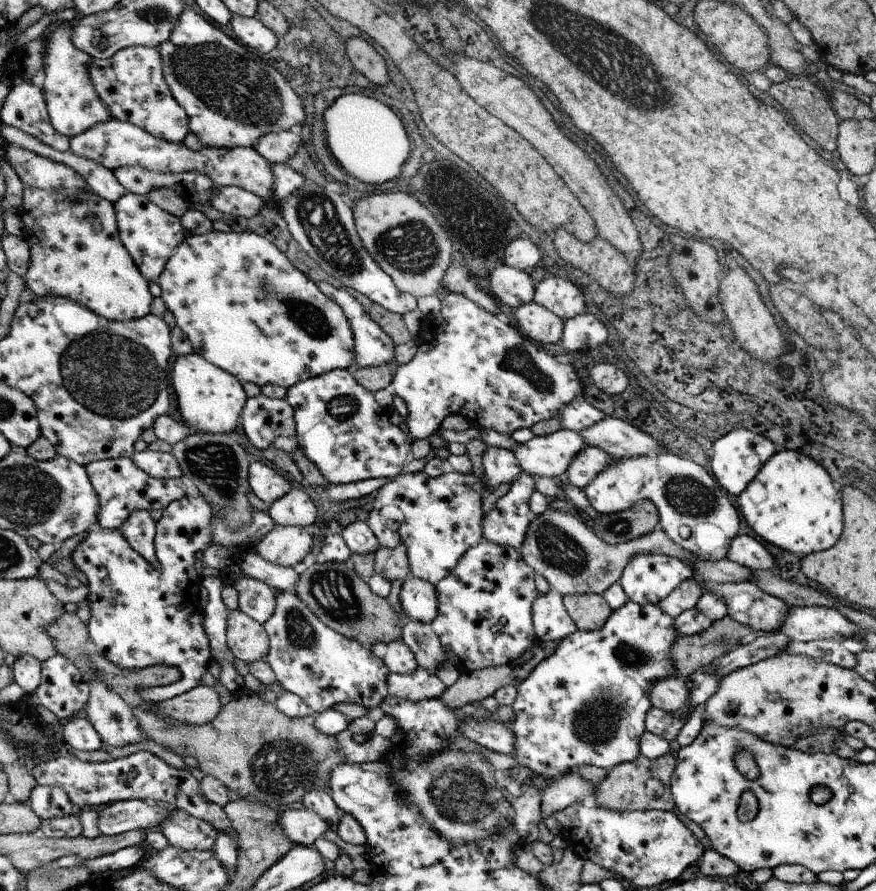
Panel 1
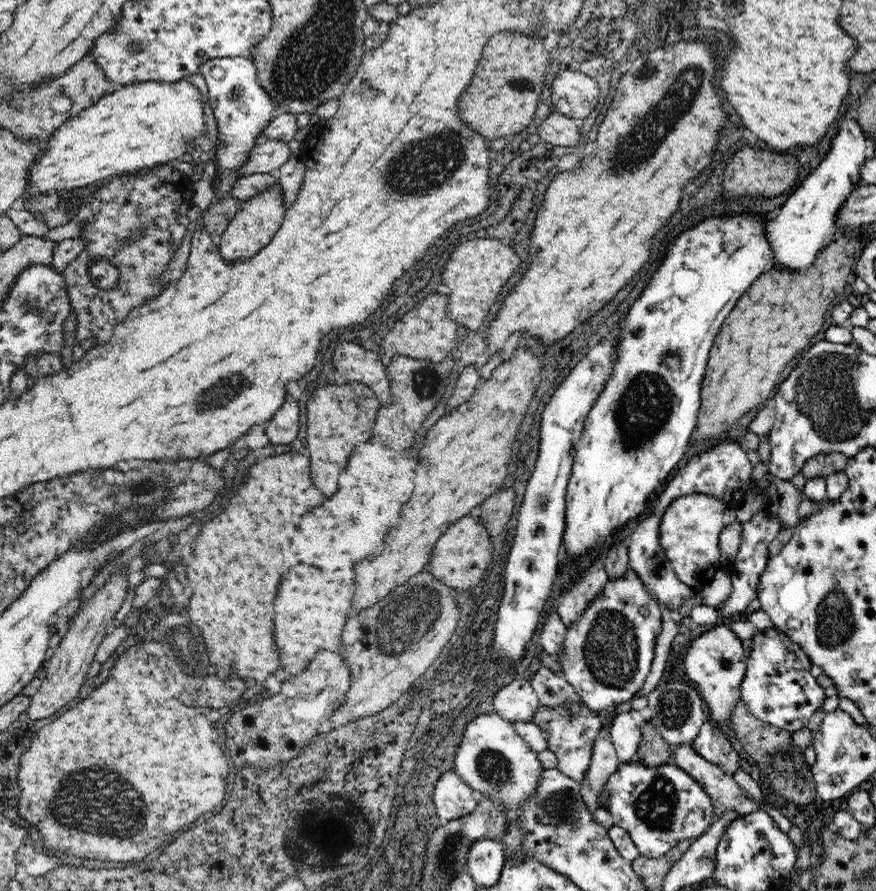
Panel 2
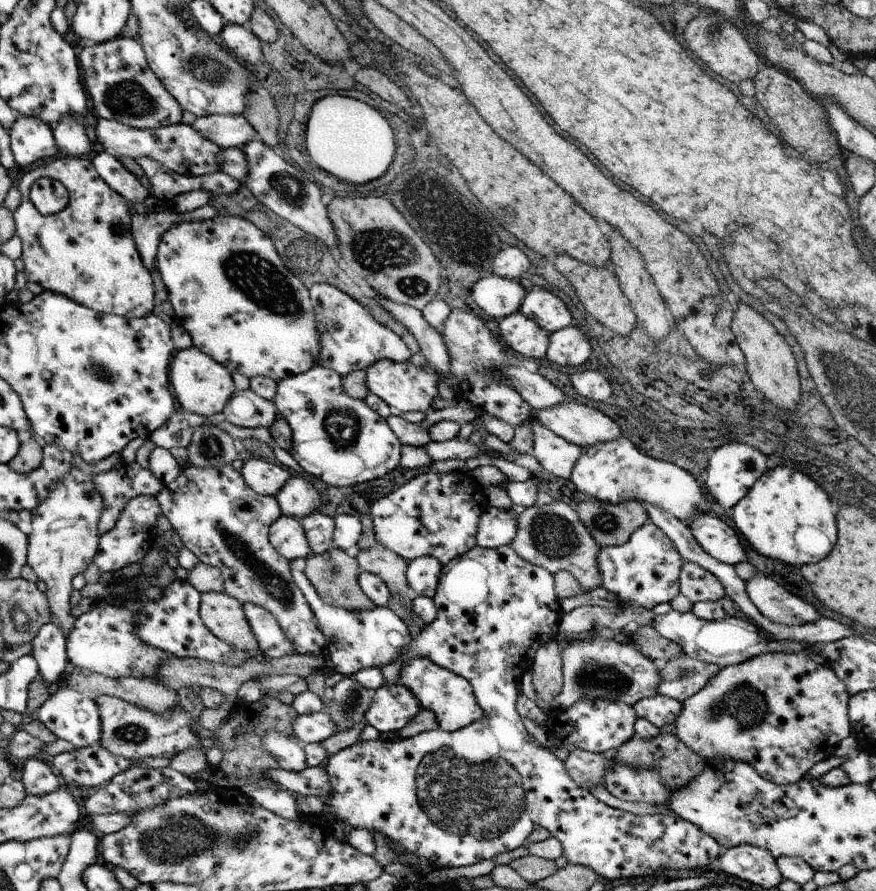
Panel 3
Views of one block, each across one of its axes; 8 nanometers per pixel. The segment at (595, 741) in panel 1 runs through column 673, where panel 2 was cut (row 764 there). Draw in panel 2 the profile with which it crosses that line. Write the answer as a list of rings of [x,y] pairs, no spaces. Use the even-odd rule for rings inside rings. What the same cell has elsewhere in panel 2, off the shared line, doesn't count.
[[[640,760],[619,763],[603,786],[613,826],[628,832],[640,855],[655,859],[678,842],[702,836],[714,822],[714,805],[704,787],[684,769],[671,763],[646,766]]]

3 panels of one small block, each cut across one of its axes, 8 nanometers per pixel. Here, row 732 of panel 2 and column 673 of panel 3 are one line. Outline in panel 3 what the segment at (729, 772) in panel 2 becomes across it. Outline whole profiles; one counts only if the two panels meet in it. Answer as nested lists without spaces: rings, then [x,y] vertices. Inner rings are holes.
[[[656,694],[639,700],[633,707],[638,718],[650,721],[654,726],[662,728],[672,724],[682,712],[683,702],[675,698]]]

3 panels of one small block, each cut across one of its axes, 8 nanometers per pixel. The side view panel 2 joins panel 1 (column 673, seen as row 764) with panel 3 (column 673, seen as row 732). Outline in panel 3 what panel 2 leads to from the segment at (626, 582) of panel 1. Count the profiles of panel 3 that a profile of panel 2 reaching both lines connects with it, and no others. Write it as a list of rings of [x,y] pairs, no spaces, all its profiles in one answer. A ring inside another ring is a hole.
[[[648,520],[636,532],[633,532],[623,545],[601,549],[598,553],[597,565],[602,587],[617,594],[623,601],[646,610],[654,608],[661,602],[669,602],[680,593],[678,579],[683,561],[672,541],[652,521]]]

